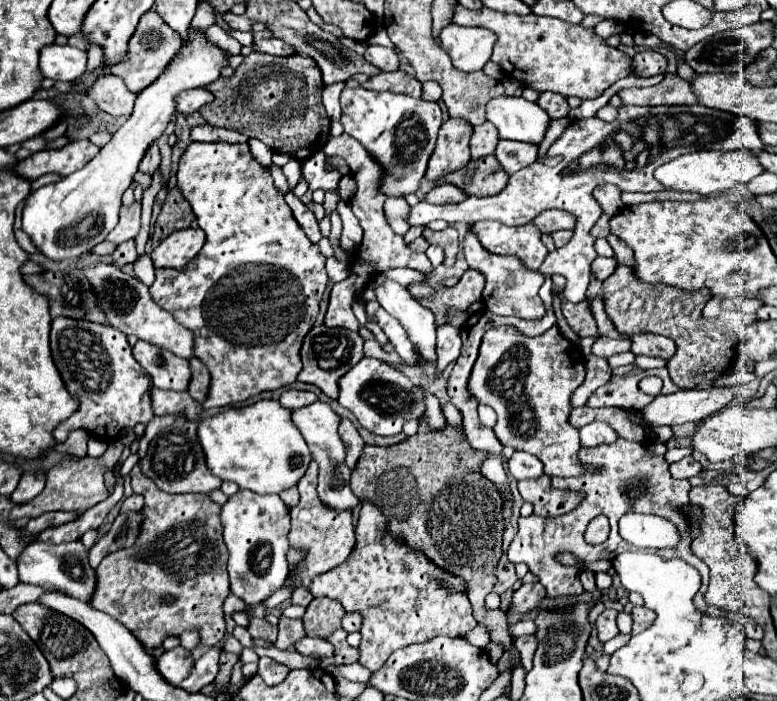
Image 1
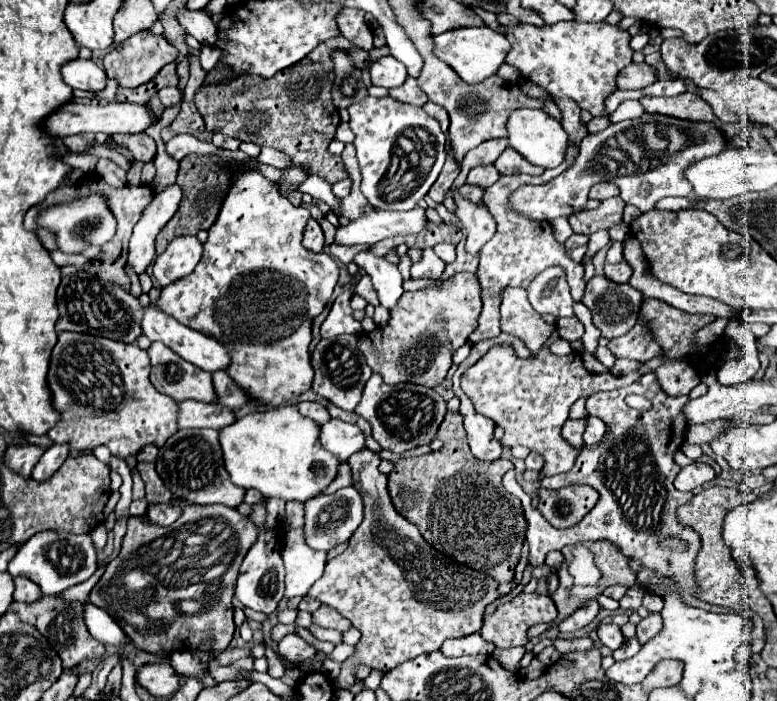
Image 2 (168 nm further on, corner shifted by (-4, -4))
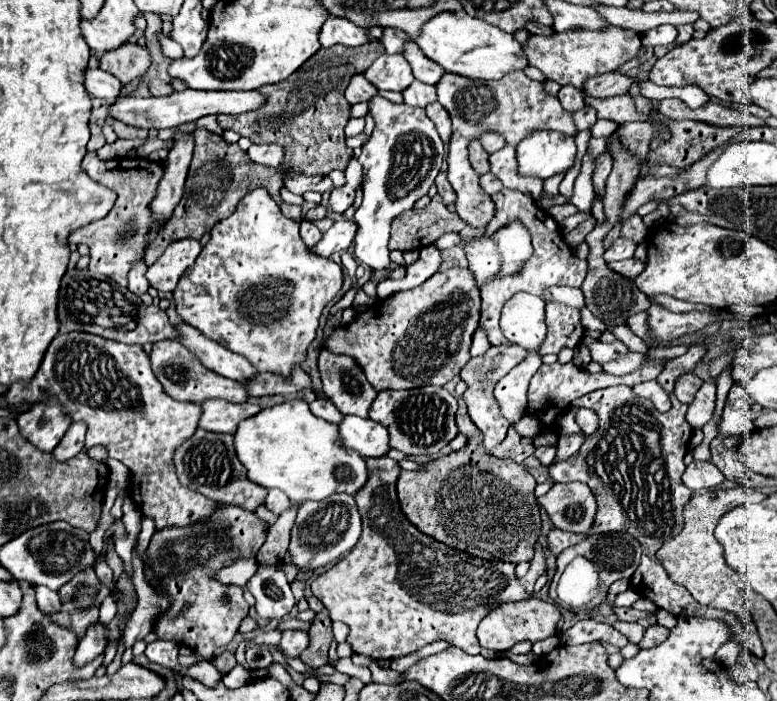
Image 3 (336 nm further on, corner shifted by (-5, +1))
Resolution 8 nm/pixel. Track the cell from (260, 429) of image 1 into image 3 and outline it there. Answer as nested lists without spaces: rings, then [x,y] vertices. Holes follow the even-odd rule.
[[[301,399],[263,409],[261,413],[239,423],[239,429],[235,433],[235,449],[241,463],[247,467],[247,477],[253,483],[263,485],[267,489],[281,489],[287,493],[291,501],[297,501],[297,503],[303,503],[309,499],[323,501],[333,493],[355,495],[367,483],[365,459],[357,451],[345,449],[339,439],[339,427],[335,423],[327,423],[325,419],[315,417],[309,411],[309,405]]]

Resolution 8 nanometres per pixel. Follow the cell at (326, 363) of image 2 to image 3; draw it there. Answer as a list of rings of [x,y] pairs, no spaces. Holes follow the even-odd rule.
[[[323,349],[319,355],[319,371],[323,379],[323,393],[343,415],[369,417],[369,407],[375,401],[377,391],[369,385],[365,373],[351,357],[333,355]]]

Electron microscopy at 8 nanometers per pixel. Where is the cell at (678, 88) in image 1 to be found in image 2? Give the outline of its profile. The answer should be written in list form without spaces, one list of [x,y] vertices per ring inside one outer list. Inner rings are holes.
[[[682,92],[672,98],[644,96],[640,98],[640,104],[650,114],[666,114],[682,120],[716,120],[710,104],[692,92]]]

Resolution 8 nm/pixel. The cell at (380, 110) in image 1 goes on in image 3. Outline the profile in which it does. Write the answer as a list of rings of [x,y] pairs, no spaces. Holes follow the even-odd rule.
[[[377,95],[369,101],[369,111],[375,119],[375,129],[359,157],[363,165],[363,203],[353,217],[357,223],[353,255],[371,269],[387,269],[391,265],[387,249],[391,221],[429,191],[441,171],[445,145],[425,109],[395,105]]]

